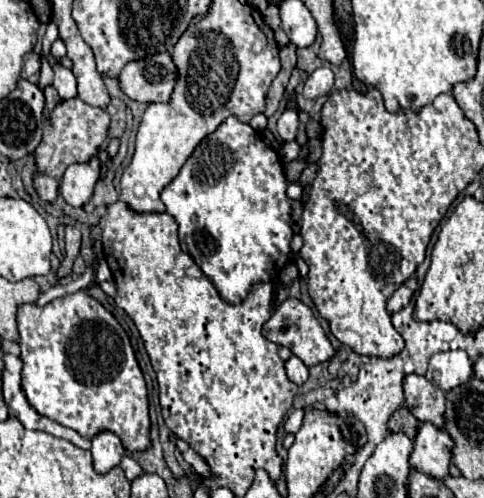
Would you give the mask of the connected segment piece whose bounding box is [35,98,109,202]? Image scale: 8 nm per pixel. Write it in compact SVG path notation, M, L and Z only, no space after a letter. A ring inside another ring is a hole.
M79 98L65 100L55 106L55 110L51 112L51 120L45 120L43 140L35 150L35 162L39 166L39 174L35 176L35 188L41 200L51 202L57 198L65 168L75 162L85 162L89 160L89 156L97 154L101 142L107 138L107 128L109 128L109 114L101 108L85 104Z

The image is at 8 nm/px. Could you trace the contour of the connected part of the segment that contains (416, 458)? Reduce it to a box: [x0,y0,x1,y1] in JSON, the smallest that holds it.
[411,422,455,480]

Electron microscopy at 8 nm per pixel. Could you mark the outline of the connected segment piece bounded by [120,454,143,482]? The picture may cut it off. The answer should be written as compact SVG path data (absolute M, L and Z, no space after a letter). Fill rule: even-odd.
M127 454L122 458L120 467L123 469L126 478L130 482L143 473L143 470L139 463Z

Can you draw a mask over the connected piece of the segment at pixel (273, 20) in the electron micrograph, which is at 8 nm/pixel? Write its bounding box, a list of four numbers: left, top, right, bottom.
[263,6,281,30]

